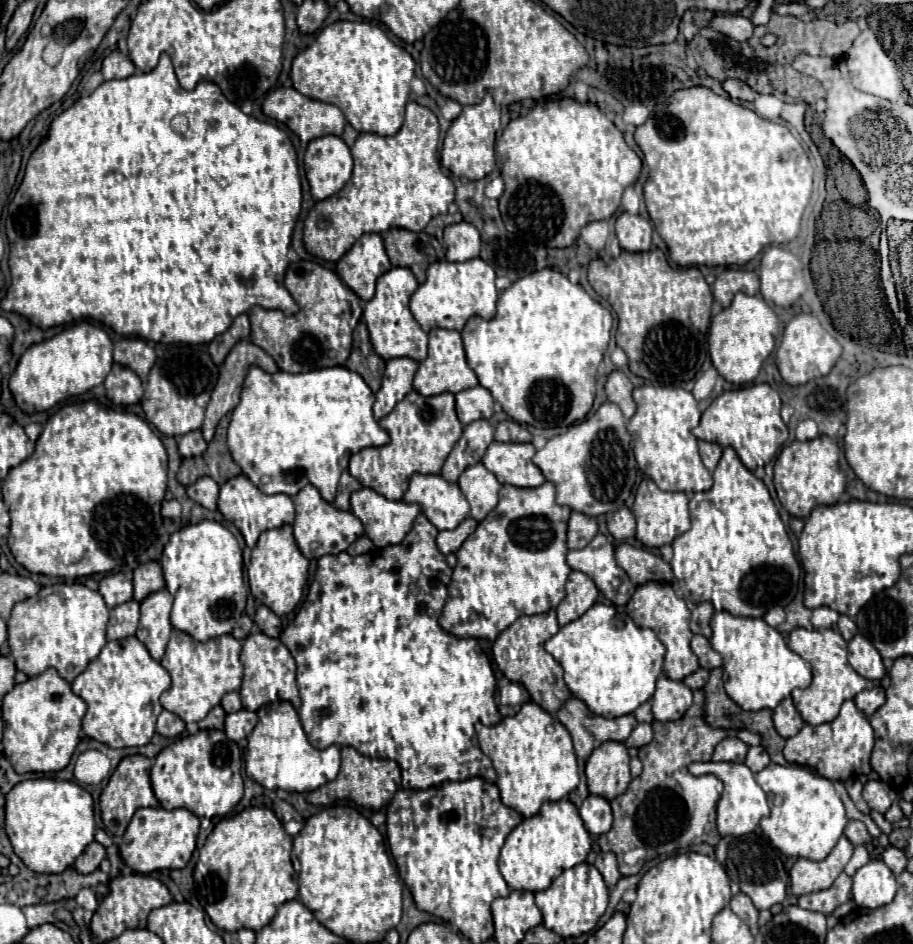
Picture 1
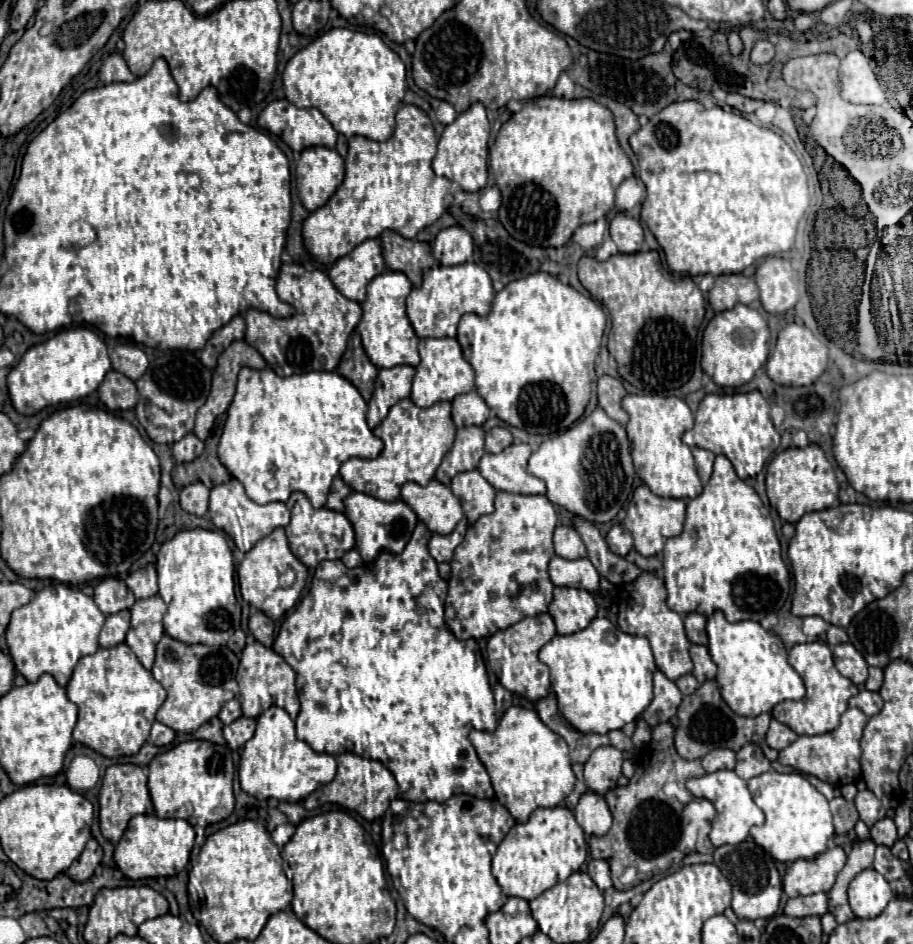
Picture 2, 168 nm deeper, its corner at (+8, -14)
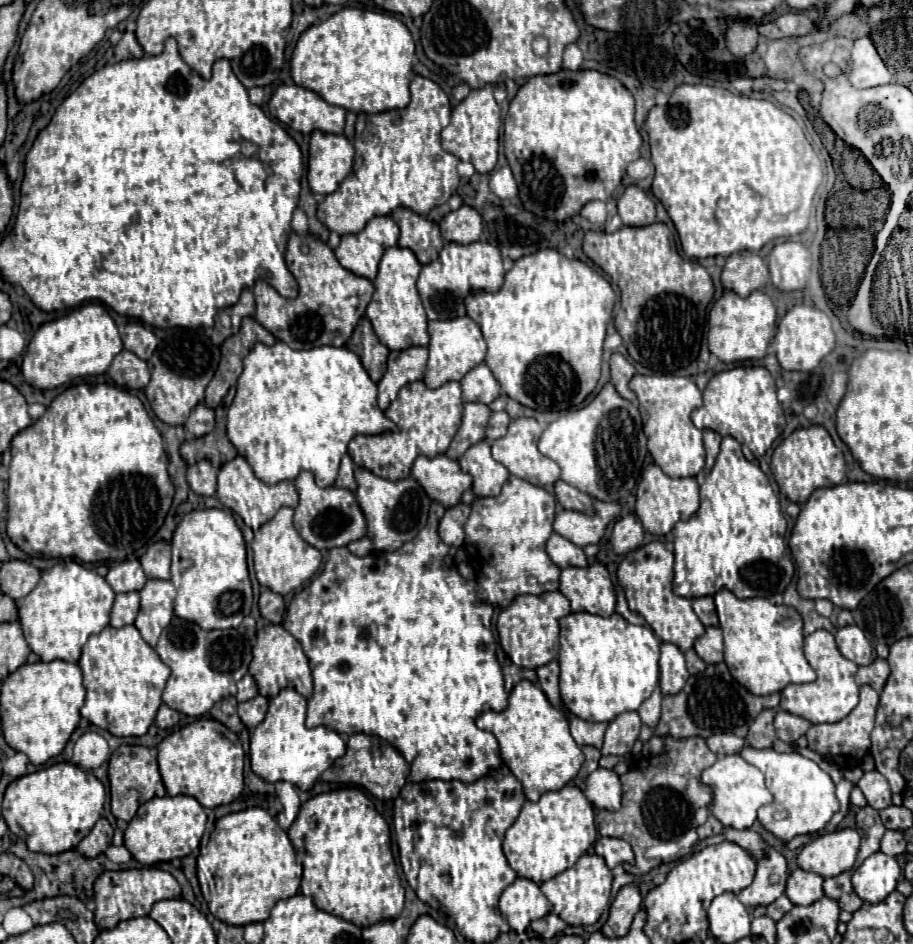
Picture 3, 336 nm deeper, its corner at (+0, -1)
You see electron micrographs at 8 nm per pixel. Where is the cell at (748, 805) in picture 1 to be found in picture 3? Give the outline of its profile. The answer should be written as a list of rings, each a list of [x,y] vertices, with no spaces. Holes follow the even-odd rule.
[[[738,754],[718,758],[710,768],[706,768],[702,772],[702,784],[710,786],[712,794],[714,794],[712,814],[724,826],[732,826],[736,830],[750,828],[756,822],[758,808],[772,802],[772,794],[764,784],[764,774],[756,766],[744,762],[744,758],[740,758]]]

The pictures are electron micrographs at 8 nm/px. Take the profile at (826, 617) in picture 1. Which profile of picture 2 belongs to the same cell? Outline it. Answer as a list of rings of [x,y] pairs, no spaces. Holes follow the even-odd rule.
[[[804,617],[804,633],[812,639],[826,633],[828,627],[830,627],[830,623],[826,623],[822,617]]]

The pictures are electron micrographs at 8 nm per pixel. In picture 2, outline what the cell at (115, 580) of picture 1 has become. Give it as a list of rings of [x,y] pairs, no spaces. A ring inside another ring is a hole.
[[[104,579],[94,589],[94,603],[100,607],[104,615],[114,615],[124,609],[130,609],[134,603],[134,595],[126,589],[124,581],[120,579]]]

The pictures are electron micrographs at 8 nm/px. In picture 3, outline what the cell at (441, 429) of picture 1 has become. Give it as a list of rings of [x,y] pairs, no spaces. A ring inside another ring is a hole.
[[[422,380],[406,384],[396,400],[388,406],[388,418],[394,420],[398,432],[384,432],[382,436],[354,436],[348,444],[352,460],[388,480],[402,480],[410,474],[410,466],[418,456],[434,458],[444,454],[450,446],[462,418],[462,394],[458,382],[446,382],[438,388],[428,388]]]

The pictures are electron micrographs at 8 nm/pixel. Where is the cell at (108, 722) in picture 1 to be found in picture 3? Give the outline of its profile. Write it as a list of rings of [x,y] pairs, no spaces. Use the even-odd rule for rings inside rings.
[[[106,626],[102,632],[90,636],[78,664],[84,672],[86,688],[86,700],[80,714],[114,736],[146,734],[162,704],[160,696],[170,676],[170,668],[160,660],[156,650],[144,642],[136,626]]]

